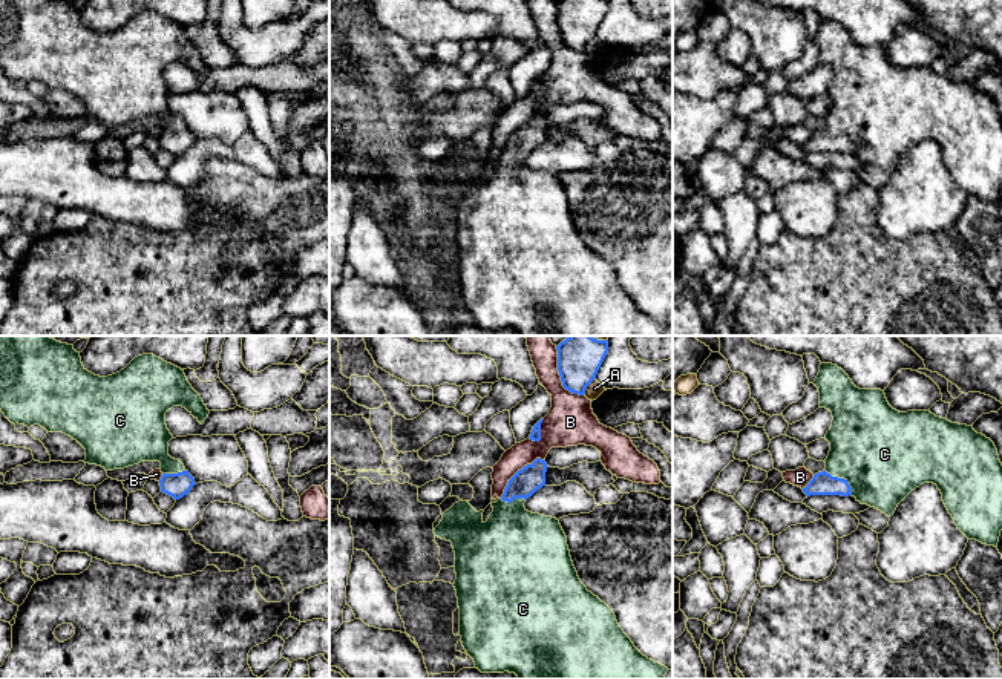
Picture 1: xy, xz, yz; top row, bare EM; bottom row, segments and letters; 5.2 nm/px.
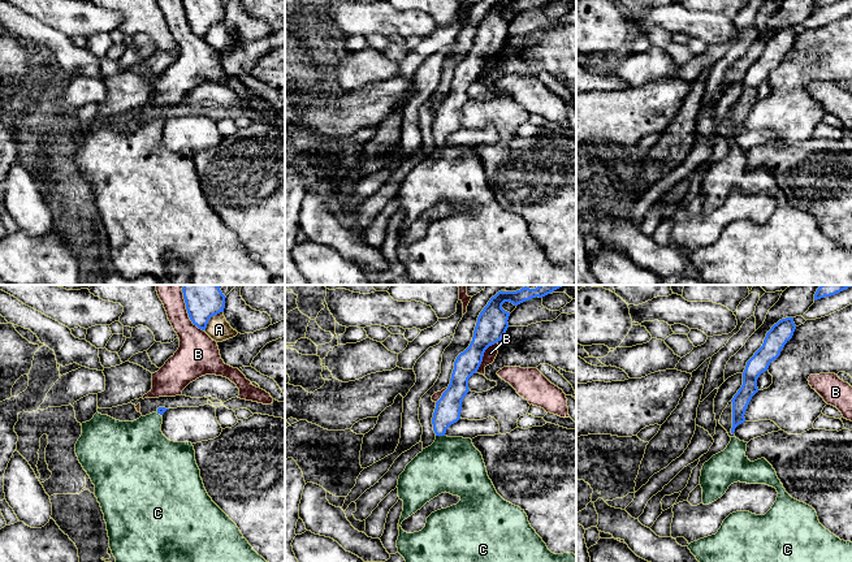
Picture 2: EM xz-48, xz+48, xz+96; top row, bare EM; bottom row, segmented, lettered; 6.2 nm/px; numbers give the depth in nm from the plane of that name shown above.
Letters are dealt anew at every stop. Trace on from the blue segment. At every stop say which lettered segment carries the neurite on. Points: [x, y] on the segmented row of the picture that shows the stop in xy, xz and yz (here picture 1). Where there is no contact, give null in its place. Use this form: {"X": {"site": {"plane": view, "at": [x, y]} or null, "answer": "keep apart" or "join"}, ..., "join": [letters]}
{"A": {"site": {"plane": "xz", "at": [587, 385]}, "answer": "keep apart"}, "B": {"site": {"plane": "xz", "at": [559, 374]}, "answer": "keep apart"}, "C": {"site": {"plane": "yz", "at": [841, 478]}, "answer": "join"}, "join": ["C"]}

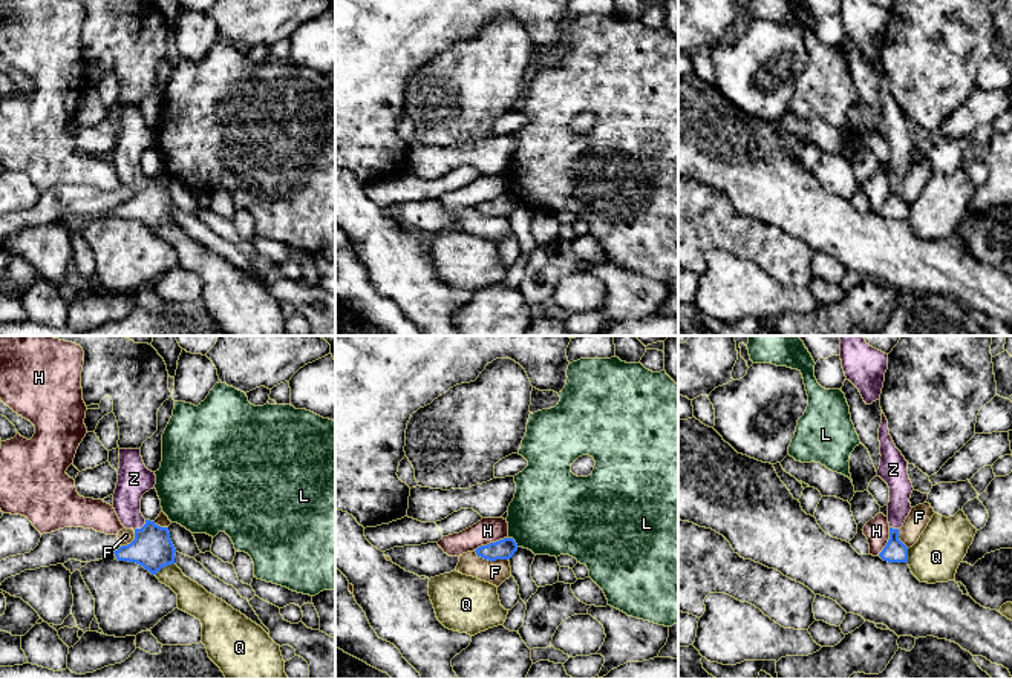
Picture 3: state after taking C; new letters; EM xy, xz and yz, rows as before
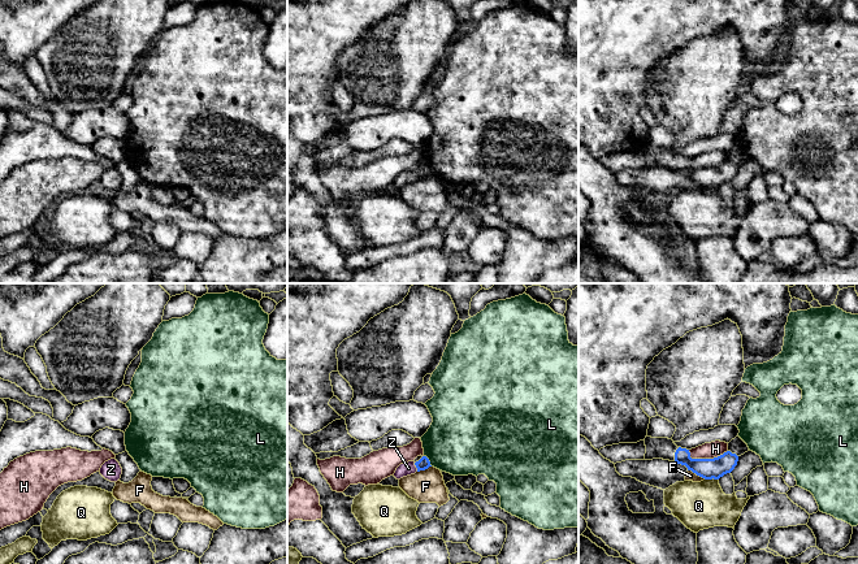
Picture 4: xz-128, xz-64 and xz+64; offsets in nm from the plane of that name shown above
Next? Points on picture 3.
{"F": {"site": {"plane": "xz", "at": [490, 560]}, "answer": "keep apart"}, "H": {"site": {"plane": "xz", "at": [490, 543]}, "answer": "keep apart"}, "L": {"site": {"plane": "xz", "at": [515, 541]}, "answer": "keep apart"}, "Q": {"site": {"plane": "xy", "at": [164, 566]}, "answer": "keep apart"}, "Z": {"site": {"plane": "xy", "at": [141, 528]}, "answer": "join"}, "join": ["Z"]}

